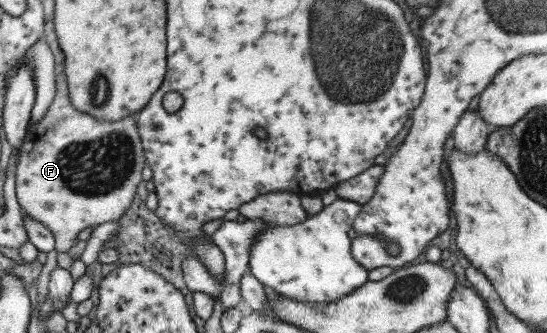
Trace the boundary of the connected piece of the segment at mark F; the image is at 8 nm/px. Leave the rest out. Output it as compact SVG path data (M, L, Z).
M64 71L55 76L55 91L49 107L42 115L41 121L38 121L34 127L26 133L26 138L23 139L22 145L19 146L17 161L16 161L16 199L19 208L24 214L32 217L32 219L43 222L44 226L51 229L54 234L55 249L57 252L68 252L68 250L76 244L76 238L80 230L88 227L96 227L102 223L116 221L132 203L136 188L141 181L141 171L146 165L143 155L143 148L141 147L141 140L137 131L137 116L130 114L112 122L111 120L96 120L86 112L80 112L74 105L71 104L70 96L67 88L66 75Z

